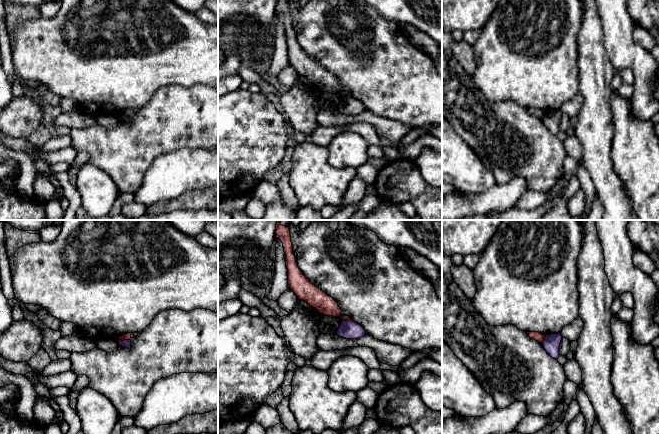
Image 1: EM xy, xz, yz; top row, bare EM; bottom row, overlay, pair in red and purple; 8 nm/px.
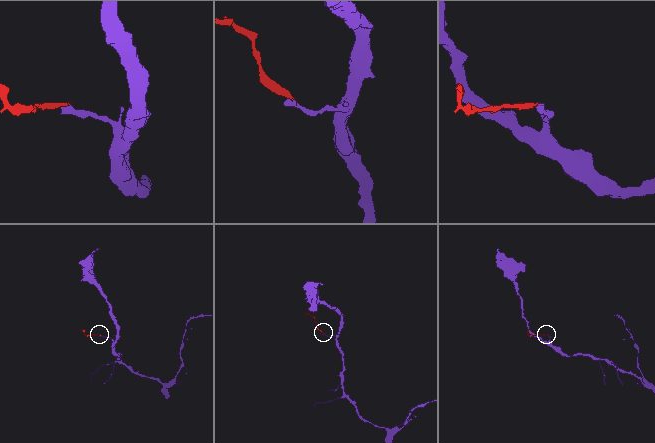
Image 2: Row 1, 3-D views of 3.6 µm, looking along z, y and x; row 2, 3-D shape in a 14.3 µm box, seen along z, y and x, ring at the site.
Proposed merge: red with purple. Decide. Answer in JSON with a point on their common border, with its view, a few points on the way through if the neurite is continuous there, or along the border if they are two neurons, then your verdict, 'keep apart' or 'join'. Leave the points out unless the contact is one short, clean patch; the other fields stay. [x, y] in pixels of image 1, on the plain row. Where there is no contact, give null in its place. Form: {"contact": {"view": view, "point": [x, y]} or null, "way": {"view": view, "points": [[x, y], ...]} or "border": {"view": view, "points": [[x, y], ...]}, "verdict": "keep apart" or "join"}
{"contact": {"view": "xy", "point": [124, 115]}, "border": {"view": "xy", "points": [[118, 114], [130, 116]]}, "verdict": "keep apart"}

